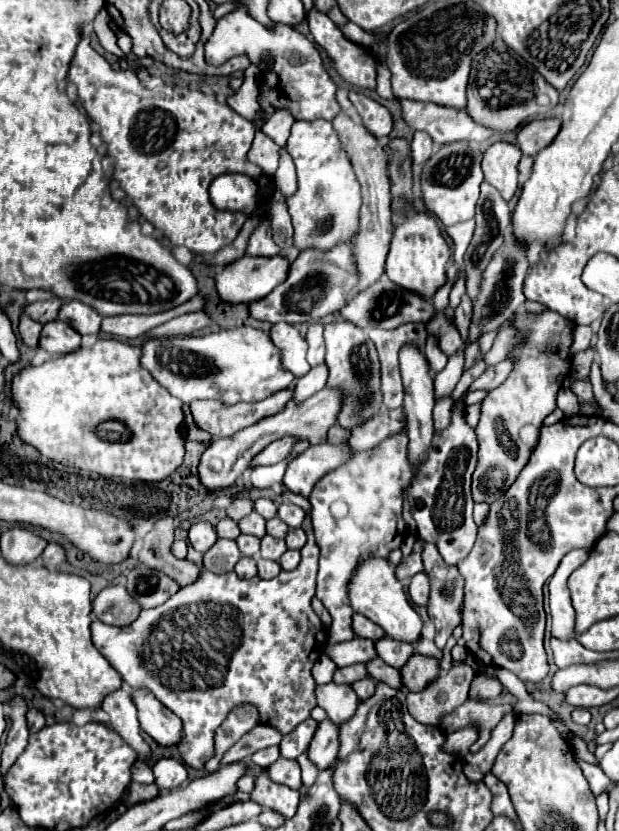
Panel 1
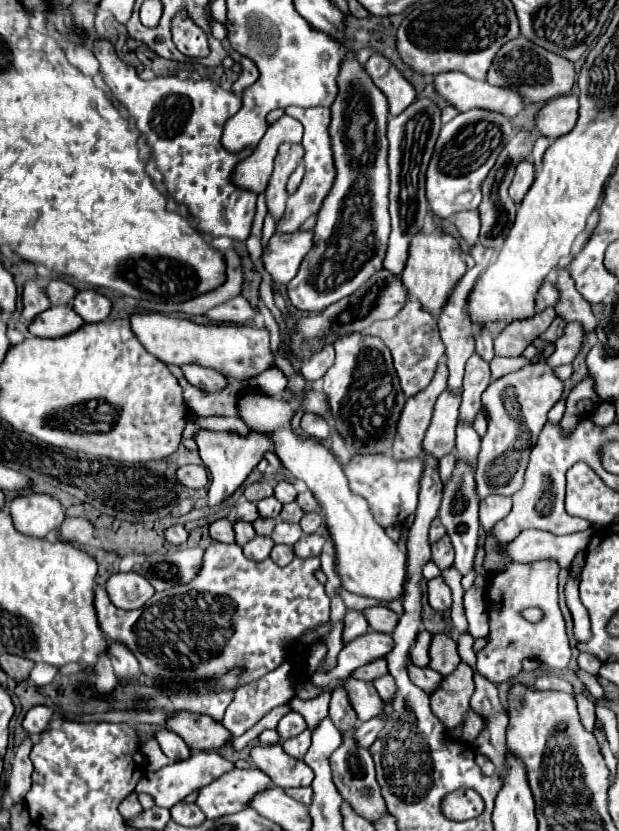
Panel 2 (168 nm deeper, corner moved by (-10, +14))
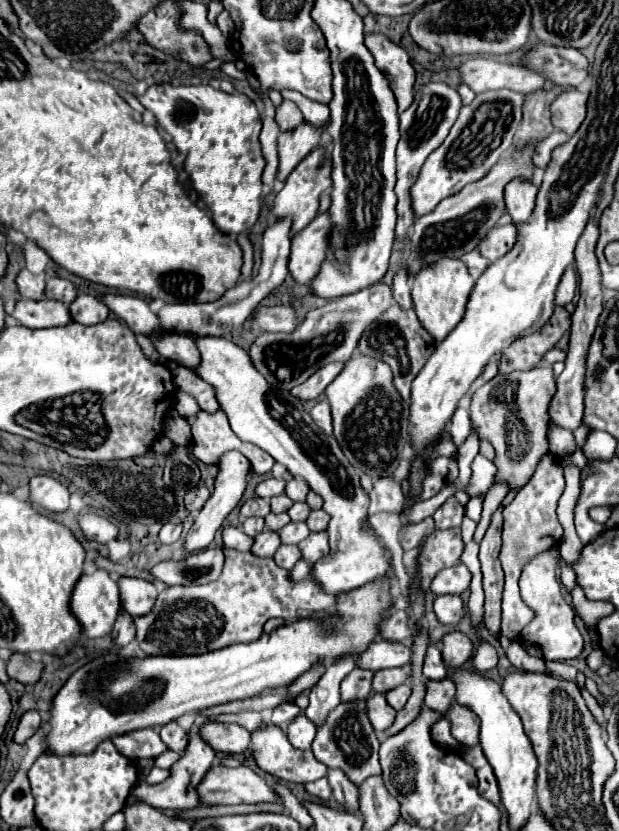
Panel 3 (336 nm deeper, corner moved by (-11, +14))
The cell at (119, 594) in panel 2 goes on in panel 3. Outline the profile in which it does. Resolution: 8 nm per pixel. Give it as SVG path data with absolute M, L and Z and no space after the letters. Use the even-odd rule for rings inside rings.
M118 577L118 587L122 607L130 615L146 615L158 595L154 583L138 577Z

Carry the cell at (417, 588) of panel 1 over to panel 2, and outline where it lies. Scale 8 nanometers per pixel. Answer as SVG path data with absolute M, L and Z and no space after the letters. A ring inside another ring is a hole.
M435 577L427 583L427 597L429 597L429 605L437 611L443 613L447 609L451 609L451 589L447 587L447 583L443 581L443 577Z

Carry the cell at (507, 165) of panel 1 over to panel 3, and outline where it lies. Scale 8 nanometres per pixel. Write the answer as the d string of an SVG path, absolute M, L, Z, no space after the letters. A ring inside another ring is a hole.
M514 177L504 187L506 209L512 215L514 223L524 223L530 219L536 193L538 193L538 187L532 181L520 181L520 177Z

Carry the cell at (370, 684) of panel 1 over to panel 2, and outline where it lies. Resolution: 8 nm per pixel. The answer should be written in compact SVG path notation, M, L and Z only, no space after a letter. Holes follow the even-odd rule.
M385 675L385 677L381 677L379 681L375 681L373 683L375 685L375 689L379 691L379 695L383 697L383 701L391 701L393 697L395 697L395 689L397 689L397 685L395 685L395 679L391 677L391 675Z

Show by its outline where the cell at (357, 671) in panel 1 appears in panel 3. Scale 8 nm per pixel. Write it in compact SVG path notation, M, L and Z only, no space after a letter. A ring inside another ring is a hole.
M402 667L396 669L380 669L374 671L374 679L372 679L372 689L378 693L386 693L388 689L394 689L396 685L406 683L408 679L408 671Z

